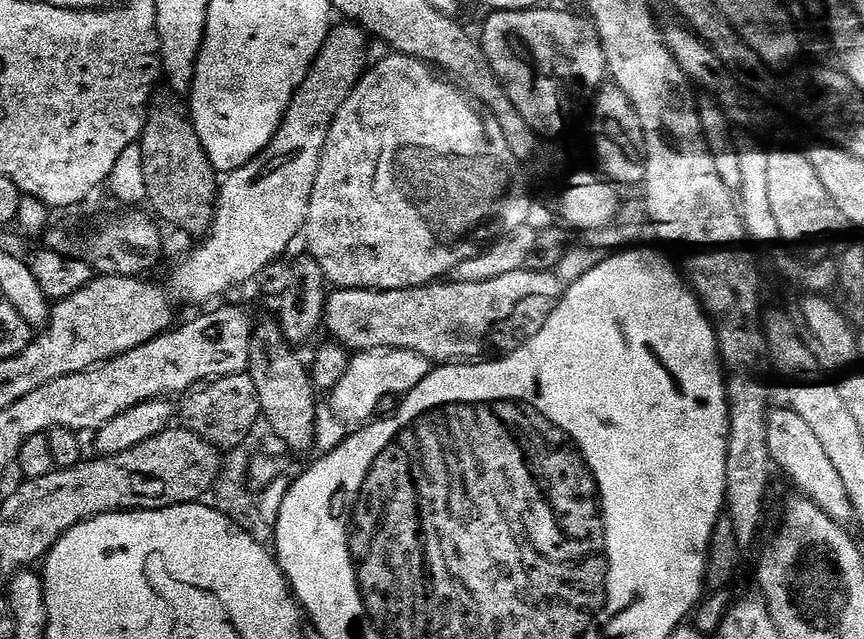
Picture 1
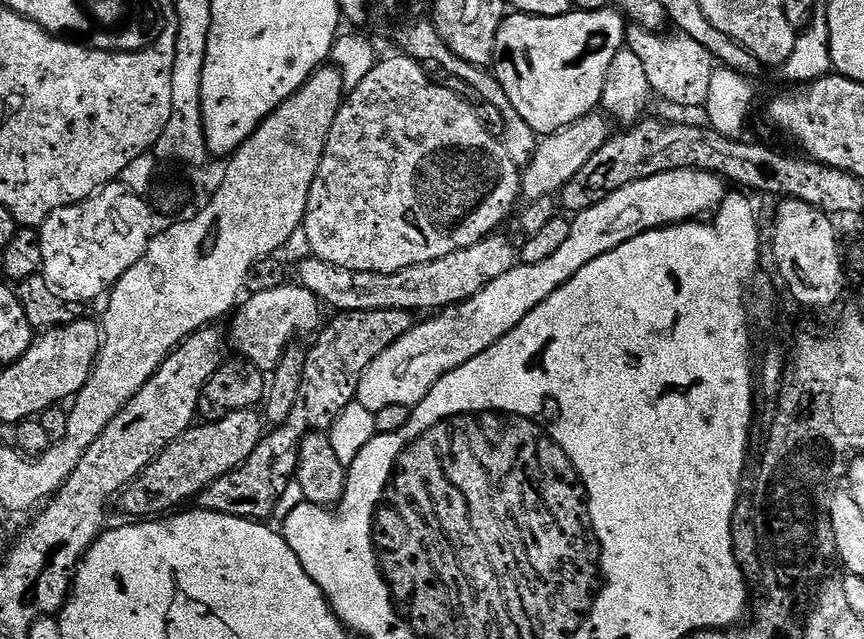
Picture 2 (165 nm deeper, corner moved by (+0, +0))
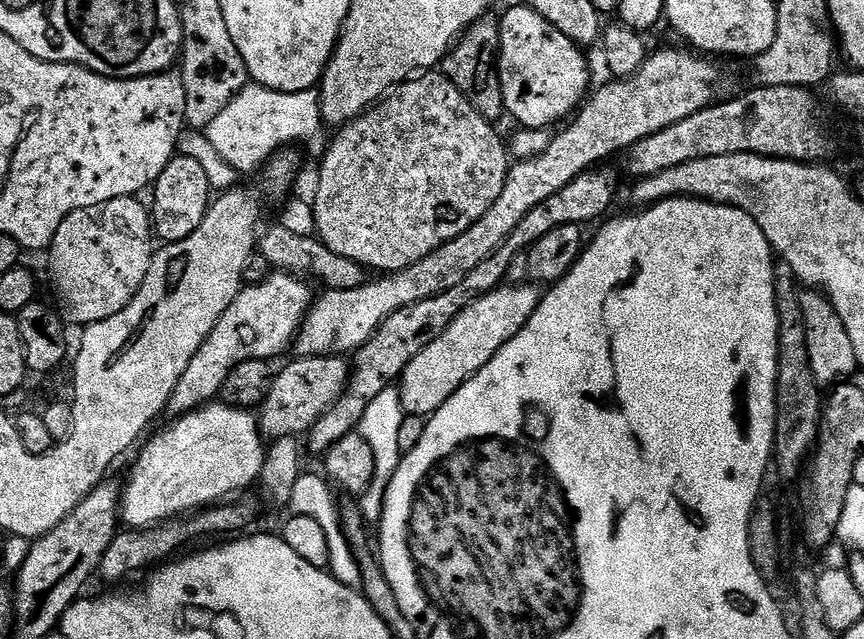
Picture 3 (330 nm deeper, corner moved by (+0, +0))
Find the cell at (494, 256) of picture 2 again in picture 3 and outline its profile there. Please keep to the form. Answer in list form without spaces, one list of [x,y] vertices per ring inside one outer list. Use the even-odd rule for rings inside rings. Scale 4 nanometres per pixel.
[[[276,222],[273,228],[268,228],[259,233],[258,251],[262,258],[266,258],[269,269],[277,272],[291,272],[301,278],[311,278],[317,285],[328,290],[354,290],[366,283],[366,269],[350,258],[342,258],[342,254],[334,254],[315,235],[303,236],[293,234],[286,230],[282,222]]]

